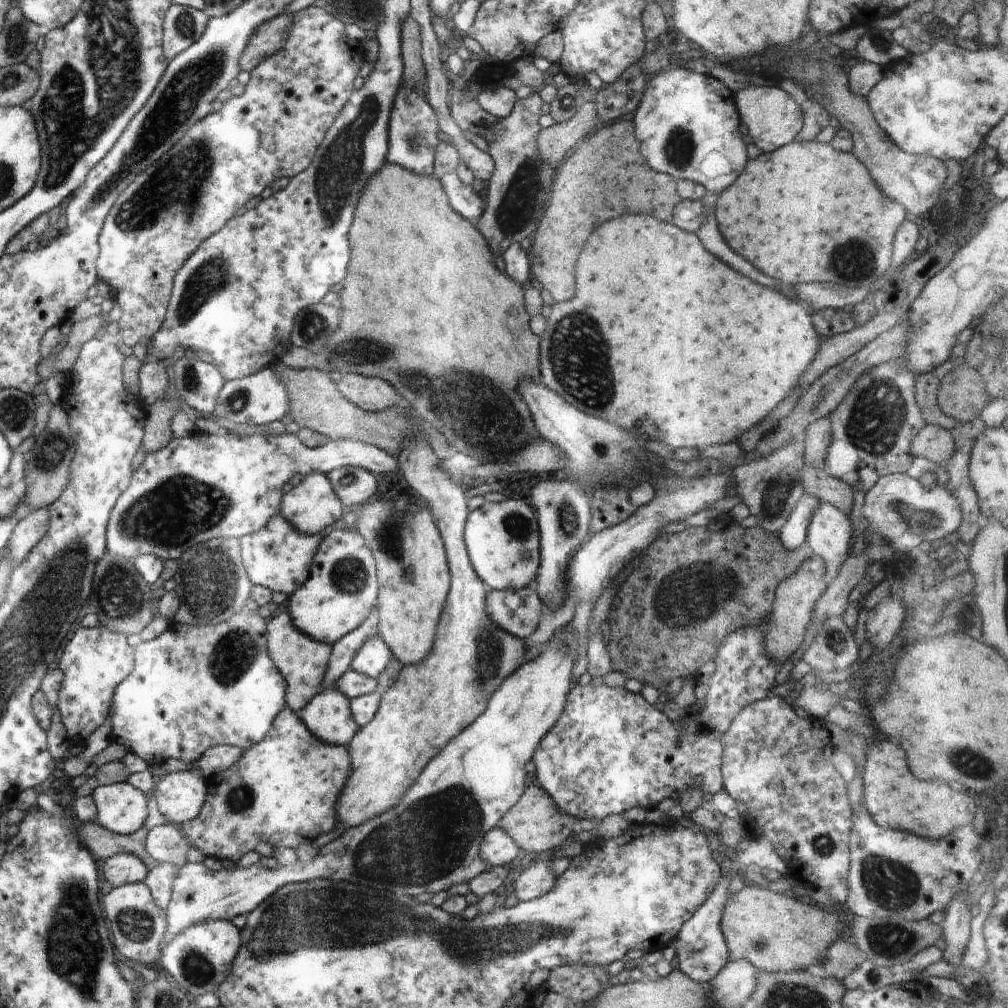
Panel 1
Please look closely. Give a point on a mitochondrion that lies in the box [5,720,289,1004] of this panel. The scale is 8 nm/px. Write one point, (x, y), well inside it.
(74, 949)

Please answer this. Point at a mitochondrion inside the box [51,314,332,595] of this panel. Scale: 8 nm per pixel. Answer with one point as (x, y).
(183, 508)

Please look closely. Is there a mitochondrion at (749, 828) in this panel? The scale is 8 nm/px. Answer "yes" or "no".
no

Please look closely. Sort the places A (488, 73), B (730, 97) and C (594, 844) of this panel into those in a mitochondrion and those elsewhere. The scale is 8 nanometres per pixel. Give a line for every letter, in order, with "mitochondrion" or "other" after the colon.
A: mitochondrion
B: other
C: other

